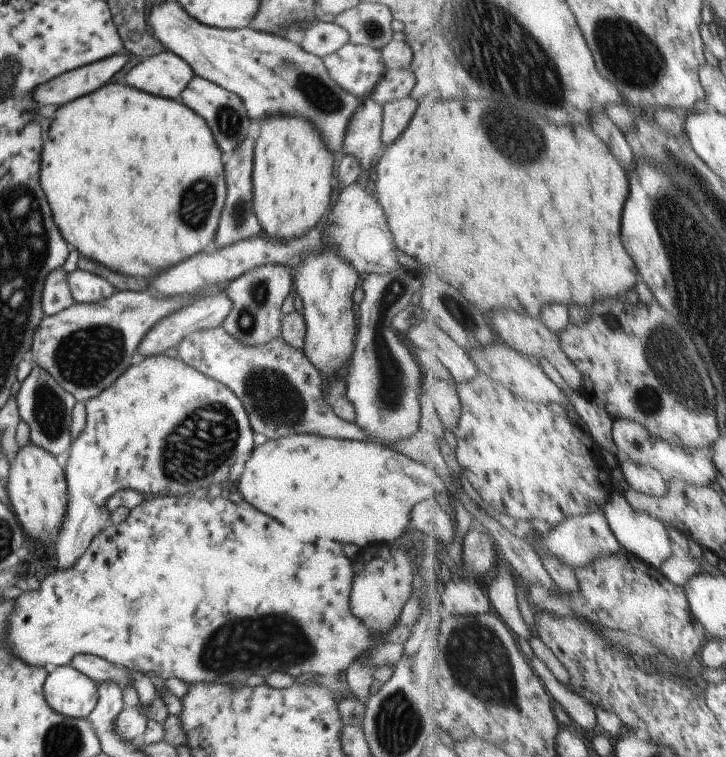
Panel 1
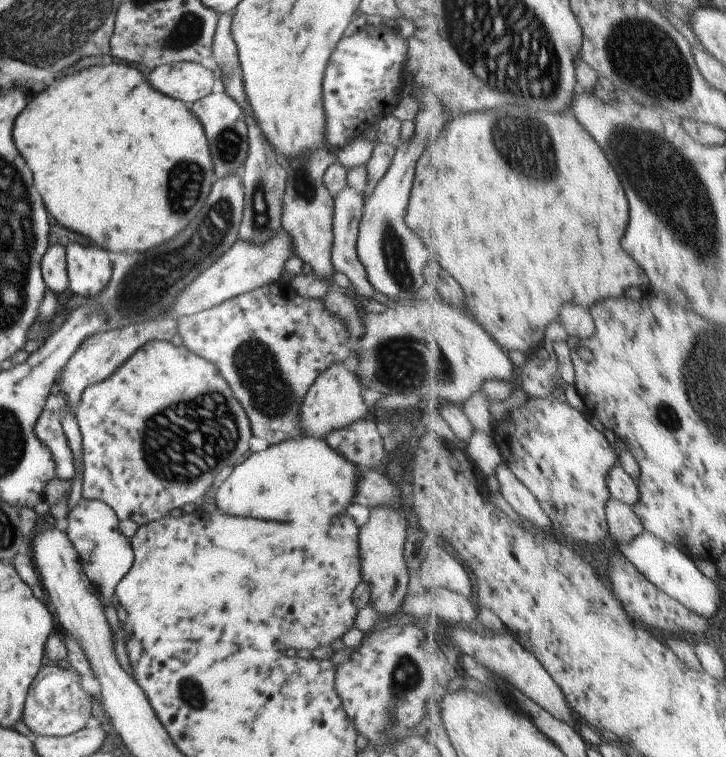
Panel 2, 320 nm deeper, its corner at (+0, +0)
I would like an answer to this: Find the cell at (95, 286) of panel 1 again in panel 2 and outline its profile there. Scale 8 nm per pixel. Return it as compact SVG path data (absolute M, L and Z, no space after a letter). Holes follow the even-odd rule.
M68 242L64 246L64 255L68 286L73 295L94 297L106 287L112 273L112 262L105 250Z

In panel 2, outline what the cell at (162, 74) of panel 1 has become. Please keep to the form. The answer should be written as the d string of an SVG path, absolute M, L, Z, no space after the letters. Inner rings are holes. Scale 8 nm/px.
M193 61L174 62L151 69L149 84L161 94L179 99L186 106L217 89L217 76L211 68Z

